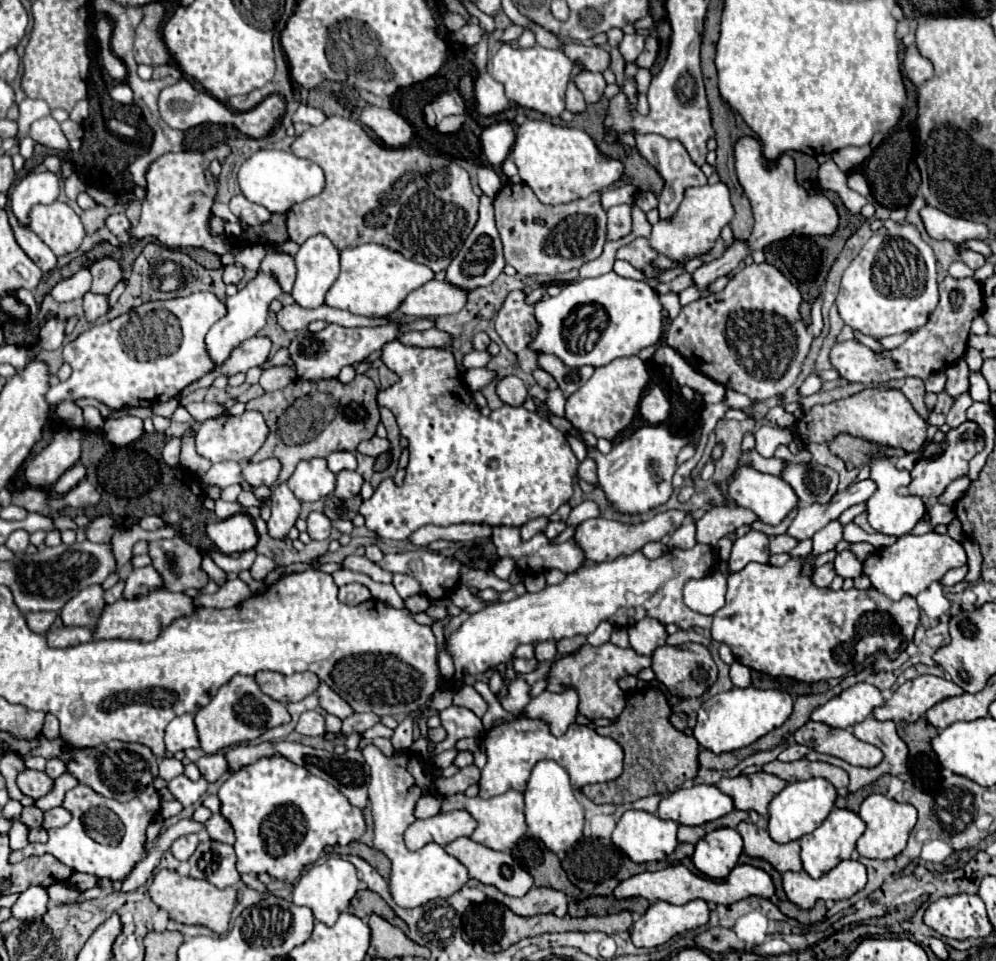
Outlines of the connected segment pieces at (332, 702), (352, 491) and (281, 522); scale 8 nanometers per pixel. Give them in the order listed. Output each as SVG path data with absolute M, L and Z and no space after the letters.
M321 682L321 686L319 686L317 692L319 692L319 704L321 704L321 708L323 708L325 712L335 714L335 716L341 718L341 720L353 714L353 708L351 708L343 698L339 698L325 682Z
M343 470L337 474L337 486L335 486L335 496L341 498L341 500L349 500L349 498L355 498L361 490L361 484L363 484L363 478L361 474L357 472L349 472L349 470Z
M279 484L273 490L273 506L271 506L271 518L267 520L269 536L275 540L283 540L289 530L293 528L295 520L299 518L301 502L287 490L287 484Z

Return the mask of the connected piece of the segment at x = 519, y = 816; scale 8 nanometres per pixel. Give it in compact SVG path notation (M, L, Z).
M509 790L505 794L499 794L499 796L493 796L493 798L467 798L465 794L453 794L453 796L447 796L443 798L443 806L441 806L441 812L447 814L447 812L453 812L453 810L465 810L469 812L475 820L477 820L477 828L475 832L471 834L471 838L491 850L511 850L517 840L527 832L527 826L523 824L525 822L525 804L523 804L523 794L521 792L515 792L515 790Z

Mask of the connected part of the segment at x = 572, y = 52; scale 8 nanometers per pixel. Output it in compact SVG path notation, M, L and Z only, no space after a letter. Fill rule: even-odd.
M567 42L561 48L571 60L579 60L585 70L589 72L605 72L611 64L609 52L599 48L599 46L583 46L583 44L573 44Z

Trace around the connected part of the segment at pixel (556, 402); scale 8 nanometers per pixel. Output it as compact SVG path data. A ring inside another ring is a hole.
M559 388L553 390L553 392L549 392L545 404L549 406L549 410L551 410L555 416L565 418L565 410L563 410L563 406L565 406L565 396L563 396L563 392L561 392Z

